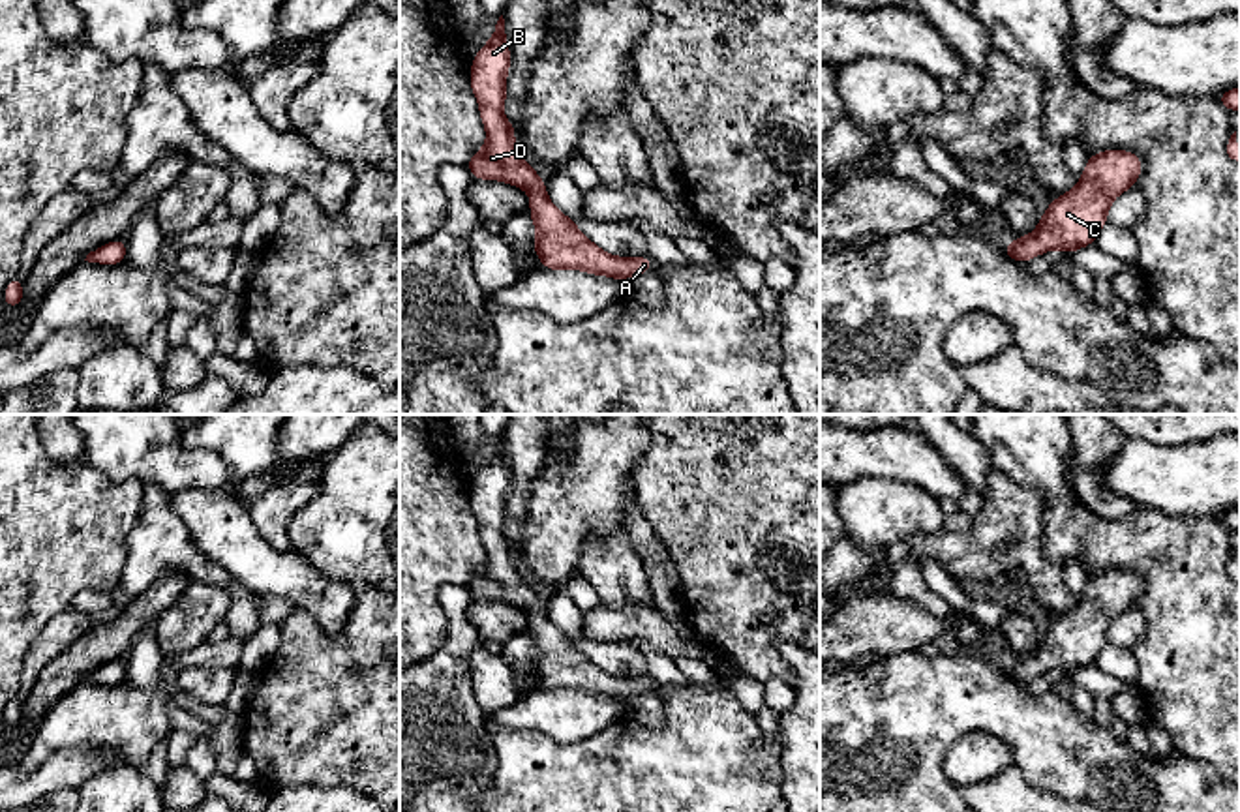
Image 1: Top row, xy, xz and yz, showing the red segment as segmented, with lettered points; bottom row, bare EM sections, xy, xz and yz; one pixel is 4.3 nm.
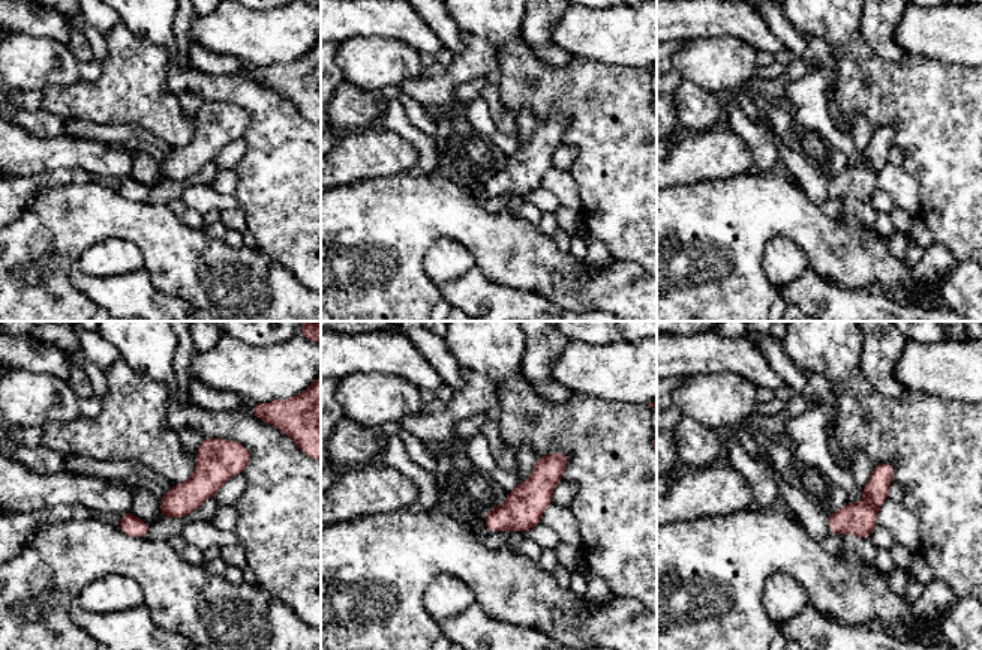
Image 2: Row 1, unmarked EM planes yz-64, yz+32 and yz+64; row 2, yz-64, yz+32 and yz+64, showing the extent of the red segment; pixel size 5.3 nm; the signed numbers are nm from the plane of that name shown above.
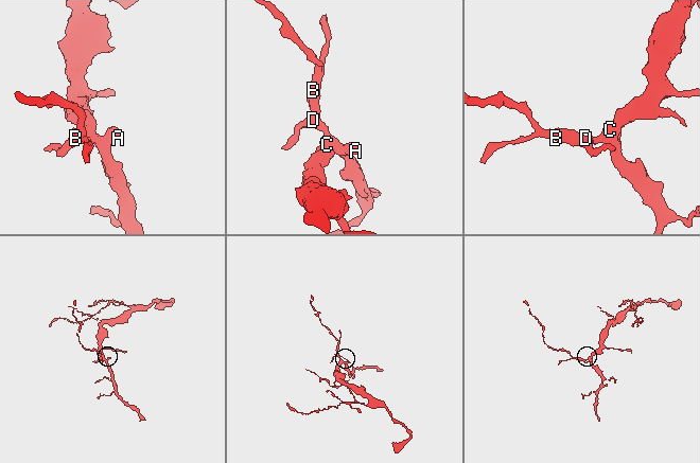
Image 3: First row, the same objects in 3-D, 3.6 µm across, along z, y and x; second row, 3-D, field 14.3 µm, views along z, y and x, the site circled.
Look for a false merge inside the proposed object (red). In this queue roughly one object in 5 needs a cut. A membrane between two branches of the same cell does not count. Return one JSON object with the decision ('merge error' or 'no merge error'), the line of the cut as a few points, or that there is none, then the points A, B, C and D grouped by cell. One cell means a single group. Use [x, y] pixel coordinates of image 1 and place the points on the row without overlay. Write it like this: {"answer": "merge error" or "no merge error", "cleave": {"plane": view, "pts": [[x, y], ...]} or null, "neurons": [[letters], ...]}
{"answer": "no merge error", "cleave": null, "neurons": [["A", "B", "C", "D"]]}

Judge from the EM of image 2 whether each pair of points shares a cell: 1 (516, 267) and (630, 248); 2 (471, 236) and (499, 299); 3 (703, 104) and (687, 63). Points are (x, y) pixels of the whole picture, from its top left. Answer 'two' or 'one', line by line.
1: two
2: two
3: two

